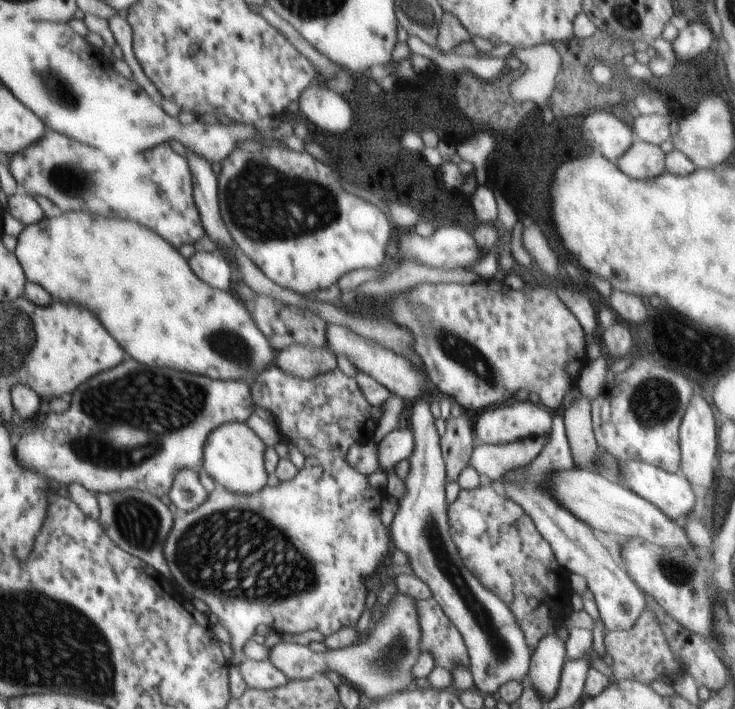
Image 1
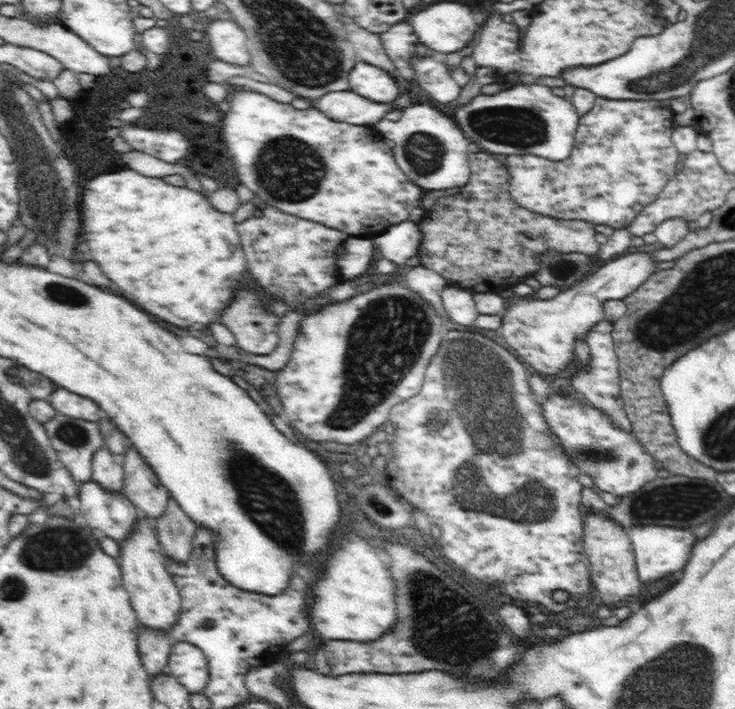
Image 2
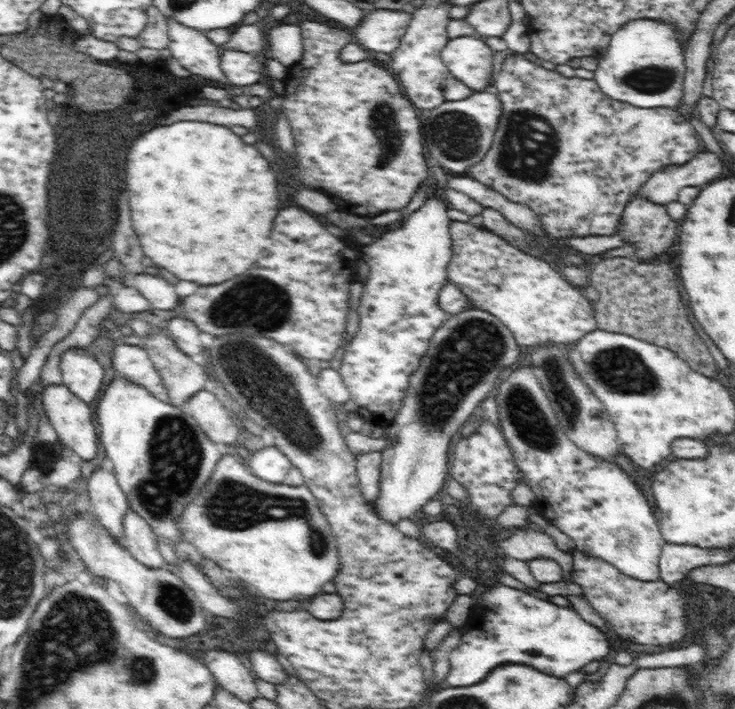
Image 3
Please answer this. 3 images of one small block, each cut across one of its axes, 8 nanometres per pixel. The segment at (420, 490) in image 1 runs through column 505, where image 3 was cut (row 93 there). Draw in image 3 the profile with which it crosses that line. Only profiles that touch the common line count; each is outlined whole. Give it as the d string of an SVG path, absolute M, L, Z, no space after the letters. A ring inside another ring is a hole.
M638 18L630 20L616 32L609 33L611 41L605 53L598 58L594 80L599 89L620 102L638 108L676 109L684 96L685 49L681 46L677 28L669 22Z

